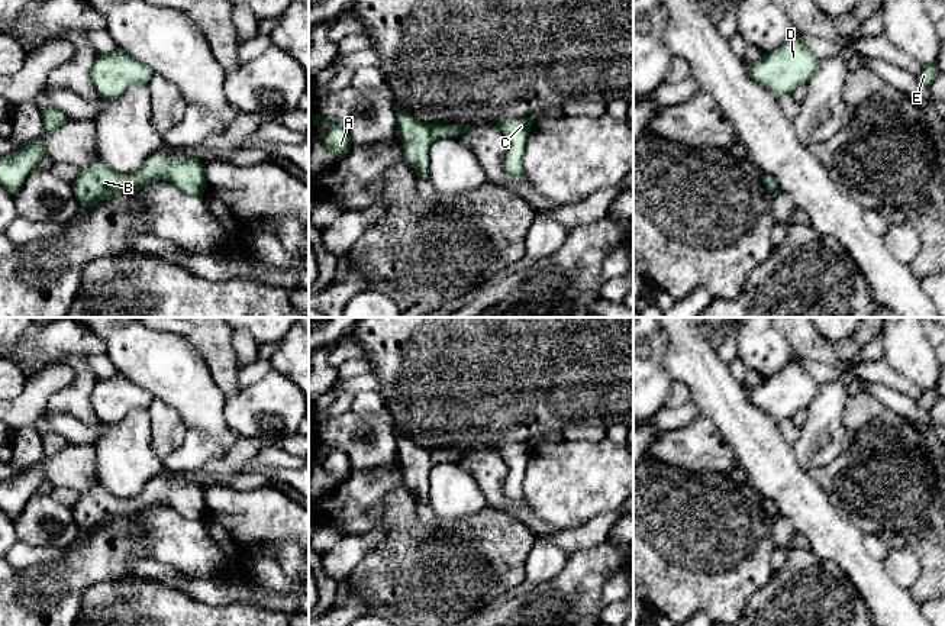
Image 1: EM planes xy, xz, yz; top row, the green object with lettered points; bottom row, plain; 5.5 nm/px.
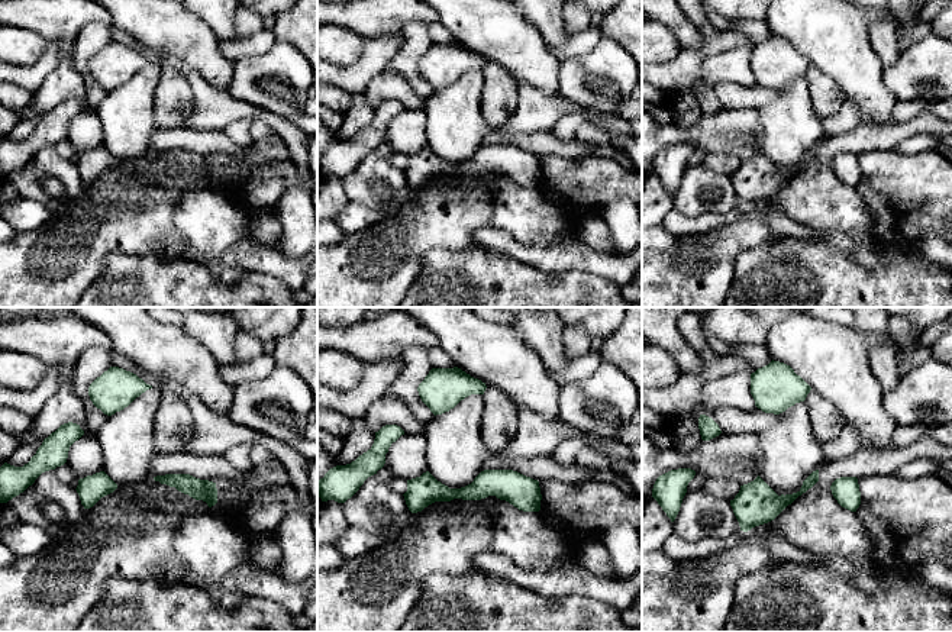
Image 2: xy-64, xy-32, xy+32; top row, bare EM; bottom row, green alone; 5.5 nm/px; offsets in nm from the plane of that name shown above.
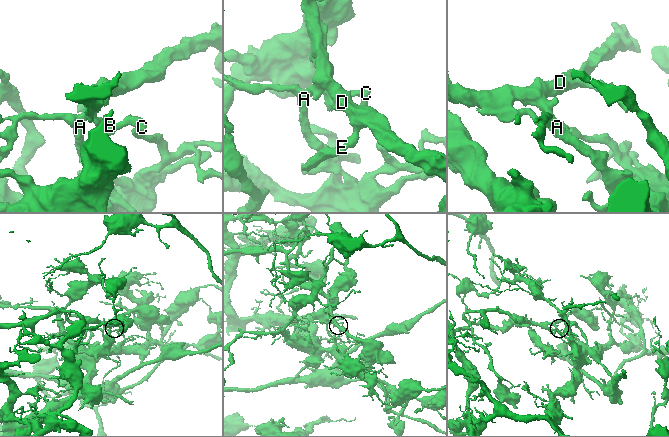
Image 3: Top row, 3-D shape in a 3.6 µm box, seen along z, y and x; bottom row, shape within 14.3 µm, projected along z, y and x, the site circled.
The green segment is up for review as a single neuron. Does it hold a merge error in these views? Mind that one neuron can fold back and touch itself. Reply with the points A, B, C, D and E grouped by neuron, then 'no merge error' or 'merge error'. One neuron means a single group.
groups A B D E / C; merge error

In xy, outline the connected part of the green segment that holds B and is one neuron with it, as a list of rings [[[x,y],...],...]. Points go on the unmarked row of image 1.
[[[99,483],[88,491],[78,493],[72,516],[83,532],[126,517],[126,503],[112,496]]]

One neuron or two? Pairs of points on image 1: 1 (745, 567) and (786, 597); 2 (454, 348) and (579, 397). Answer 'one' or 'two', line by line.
1: two
2: one

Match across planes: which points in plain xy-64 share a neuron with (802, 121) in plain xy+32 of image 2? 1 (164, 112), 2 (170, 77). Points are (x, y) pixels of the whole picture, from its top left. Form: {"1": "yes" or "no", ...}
{"1": "no", "2": "no"}

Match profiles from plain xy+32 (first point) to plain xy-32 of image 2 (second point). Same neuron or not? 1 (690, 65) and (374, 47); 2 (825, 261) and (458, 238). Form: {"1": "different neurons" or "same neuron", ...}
{"1": "same neuron", "2": "different neurons"}

